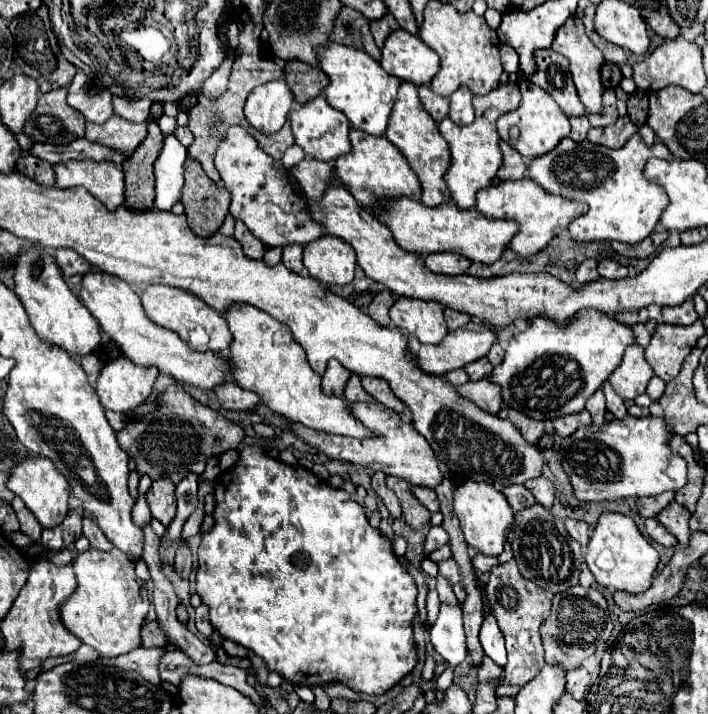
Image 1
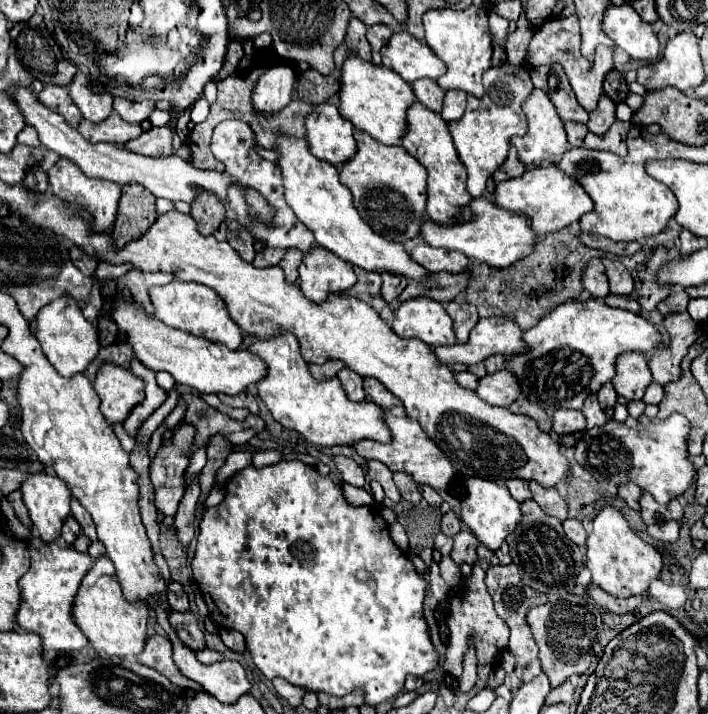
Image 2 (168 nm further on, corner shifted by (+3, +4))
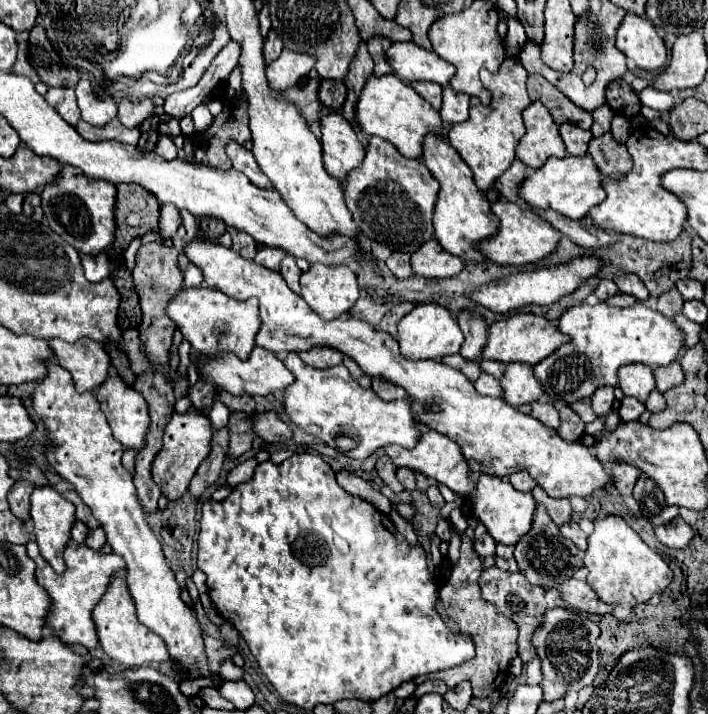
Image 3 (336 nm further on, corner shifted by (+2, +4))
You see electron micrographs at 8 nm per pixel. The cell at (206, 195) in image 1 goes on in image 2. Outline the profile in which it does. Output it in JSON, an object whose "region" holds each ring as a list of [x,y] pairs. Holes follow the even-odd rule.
{"region":[[[203,191],[195,199],[195,203],[191,203],[191,217],[195,219],[199,233],[213,235],[221,221],[225,219],[225,207],[217,197]]]}

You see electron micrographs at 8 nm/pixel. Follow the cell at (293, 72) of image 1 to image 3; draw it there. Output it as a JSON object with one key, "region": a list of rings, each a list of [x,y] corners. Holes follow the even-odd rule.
{"region":[[[320,81],[320,89],[318,89],[318,99],[322,105],[326,105],[328,109],[342,109],[346,97],[346,85],[342,81]]]}

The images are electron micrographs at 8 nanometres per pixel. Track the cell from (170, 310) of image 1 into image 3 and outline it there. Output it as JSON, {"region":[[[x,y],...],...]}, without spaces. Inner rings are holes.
{"region":[[[184,287],[166,305],[166,315],[176,323],[184,339],[194,351],[214,355],[216,351],[232,351],[240,359],[248,359],[254,349],[254,333],[260,329],[256,299],[238,301],[212,287]]]}

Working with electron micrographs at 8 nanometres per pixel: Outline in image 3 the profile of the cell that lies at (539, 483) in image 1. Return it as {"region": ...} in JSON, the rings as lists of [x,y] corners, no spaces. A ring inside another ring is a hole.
{"region":[[[538,485],[532,489],[532,497],[548,509],[548,515],[552,517],[552,521],[554,521],[558,527],[564,525],[564,523],[570,519],[572,509],[570,509],[570,501],[568,501],[568,499],[554,499],[554,497],[546,495],[544,489],[538,487]]]}

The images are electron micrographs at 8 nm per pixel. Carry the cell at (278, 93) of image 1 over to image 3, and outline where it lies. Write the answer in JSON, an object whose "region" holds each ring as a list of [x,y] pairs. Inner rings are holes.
{"region":[[[284,49],[282,55],[272,61],[268,67],[266,67],[266,79],[268,79],[268,85],[276,91],[286,91],[288,87],[296,85],[296,81],[304,75],[308,75],[308,71],[314,67],[314,57],[308,57],[308,55],[300,55],[296,51],[290,51],[290,49]]]}

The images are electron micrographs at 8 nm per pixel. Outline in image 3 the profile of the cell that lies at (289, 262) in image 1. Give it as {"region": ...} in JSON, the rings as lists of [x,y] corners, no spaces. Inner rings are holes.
{"region":[[[286,255],[286,259],[282,261],[282,267],[280,267],[280,273],[282,273],[282,277],[286,279],[288,287],[290,287],[294,293],[300,293],[300,275],[302,275],[302,271],[300,271],[298,265],[296,265],[296,257]]]}

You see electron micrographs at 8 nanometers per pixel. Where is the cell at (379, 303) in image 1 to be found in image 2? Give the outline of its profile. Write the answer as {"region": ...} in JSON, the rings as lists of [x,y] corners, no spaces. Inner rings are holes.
{"region":[[[381,273],[383,277],[383,287],[381,287],[381,293],[383,293],[383,299],[387,303],[391,303],[407,285],[407,279],[405,277],[399,277],[395,273]]]}

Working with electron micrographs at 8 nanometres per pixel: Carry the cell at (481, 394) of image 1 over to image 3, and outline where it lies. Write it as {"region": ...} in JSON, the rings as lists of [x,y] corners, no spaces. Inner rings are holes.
{"region":[[[508,363],[500,379],[500,387],[502,399],[512,407],[536,401],[542,395],[540,383],[536,381],[536,377],[532,377],[532,367],[526,363]]]}

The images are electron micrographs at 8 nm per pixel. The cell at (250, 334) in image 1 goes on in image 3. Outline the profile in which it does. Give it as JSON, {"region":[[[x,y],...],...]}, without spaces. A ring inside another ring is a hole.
{"region":[[[294,351],[286,355],[284,365],[294,375],[294,383],[286,387],[282,401],[290,423],[302,427],[306,433],[318,437],[338,453],[344,453],[352,459],[366,459],[376,449],[390,443],[400,447],[416,445],[420,431],[416,429],[416,419],[412,417],[408,399],[390,403],[380,401],[380,397],[376,397],[370,389],[360,389],[344,365],[320,371],[306,365]]]}

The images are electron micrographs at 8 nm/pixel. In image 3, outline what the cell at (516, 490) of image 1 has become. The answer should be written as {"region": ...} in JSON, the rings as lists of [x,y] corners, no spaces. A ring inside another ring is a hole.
{"region":[[[518,471],[518,473],[510,475],[508,479],[510,479],[512,487],[514,487],[516,491],[522,491],[522,493],[530,493],[530,491],[532,491],[532,487],[536,485],[536,481],[530,477],[530,473],[528,473],[528,471]]]}

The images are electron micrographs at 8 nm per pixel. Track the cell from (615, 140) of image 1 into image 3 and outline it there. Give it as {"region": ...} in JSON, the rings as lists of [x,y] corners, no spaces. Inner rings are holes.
{"region":[[[612,133],[596,137],[590,141],[588,155],[594,159],[596,167],[604,177],[620,177],[632,169],[632,157],[624,143],[618,143]]]}

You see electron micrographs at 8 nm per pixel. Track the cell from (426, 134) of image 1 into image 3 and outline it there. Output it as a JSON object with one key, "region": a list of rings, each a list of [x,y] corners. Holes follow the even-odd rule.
{"region":[[[428,133],[424,137],[424,153],[422,163],[430,169],[434,179],[440,183],[440,193],[434,207],[434,237],[436,241],[448,249],[448,253],[464,259],[464,261],[482,261],[484,255],[476,251],[476,243],[494,235],[498,229],[496,215],[490,213],[490,203],[484,193],[474,185],[472,171],[464,163],[464,159],[456,153],[450,141],[444,135]]]}

